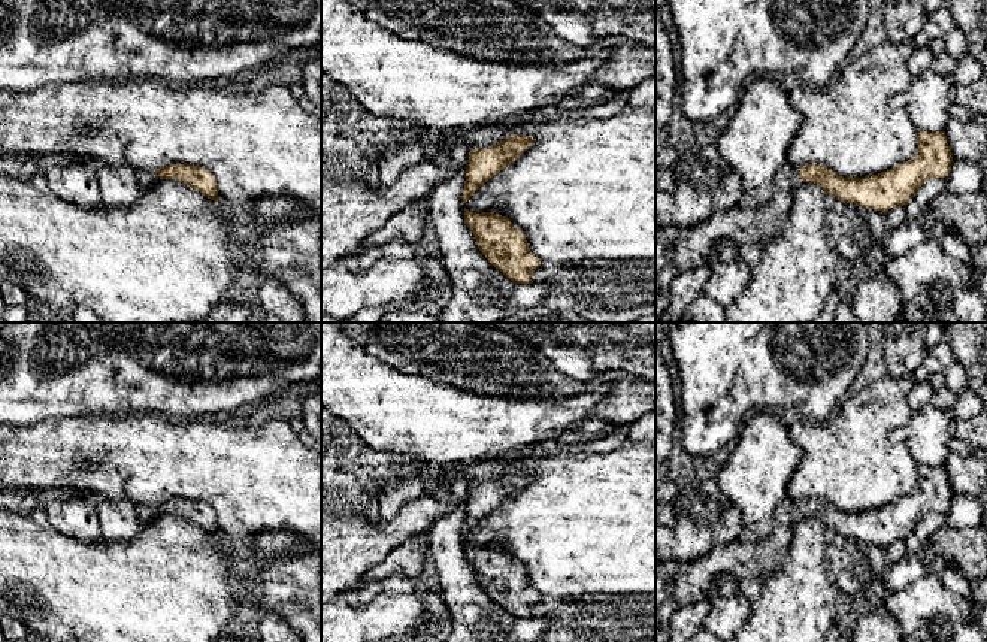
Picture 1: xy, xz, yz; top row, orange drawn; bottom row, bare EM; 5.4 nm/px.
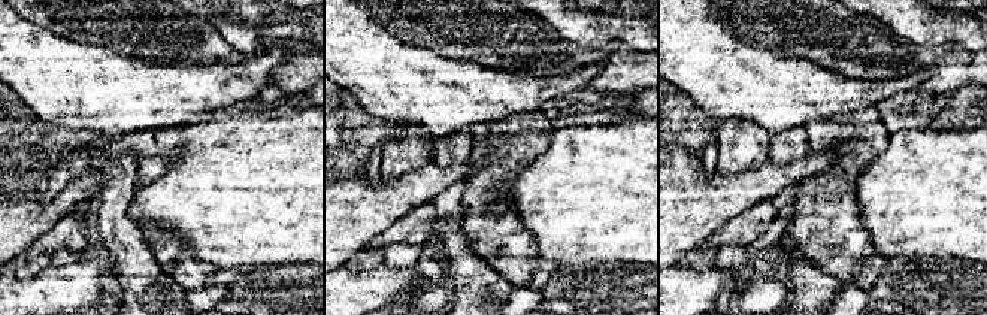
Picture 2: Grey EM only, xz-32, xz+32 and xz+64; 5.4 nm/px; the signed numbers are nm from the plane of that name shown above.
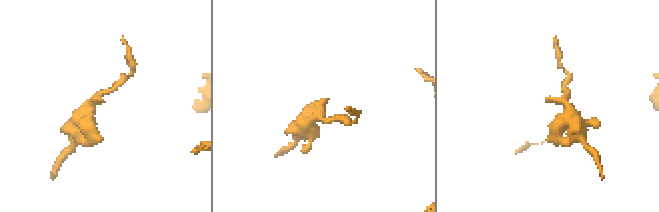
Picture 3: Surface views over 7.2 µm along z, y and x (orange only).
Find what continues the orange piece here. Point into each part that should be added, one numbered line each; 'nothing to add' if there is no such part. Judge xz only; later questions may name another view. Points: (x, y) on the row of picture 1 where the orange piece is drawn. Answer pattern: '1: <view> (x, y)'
nothing to add

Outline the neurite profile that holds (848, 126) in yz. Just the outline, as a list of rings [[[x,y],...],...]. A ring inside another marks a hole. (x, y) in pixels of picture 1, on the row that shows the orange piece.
[[[885,42],[847,60],[824,88],[799,84],[790,90],[788,102],[802,122],[788,146],[788,163],[794,169],[817,163],[844,178],[865,178],[912,160],[918,149],[918,128],[905,113],[891,109],[888,100],[911,85],[914,76],[908,60],[914,49],[912,42]]]

